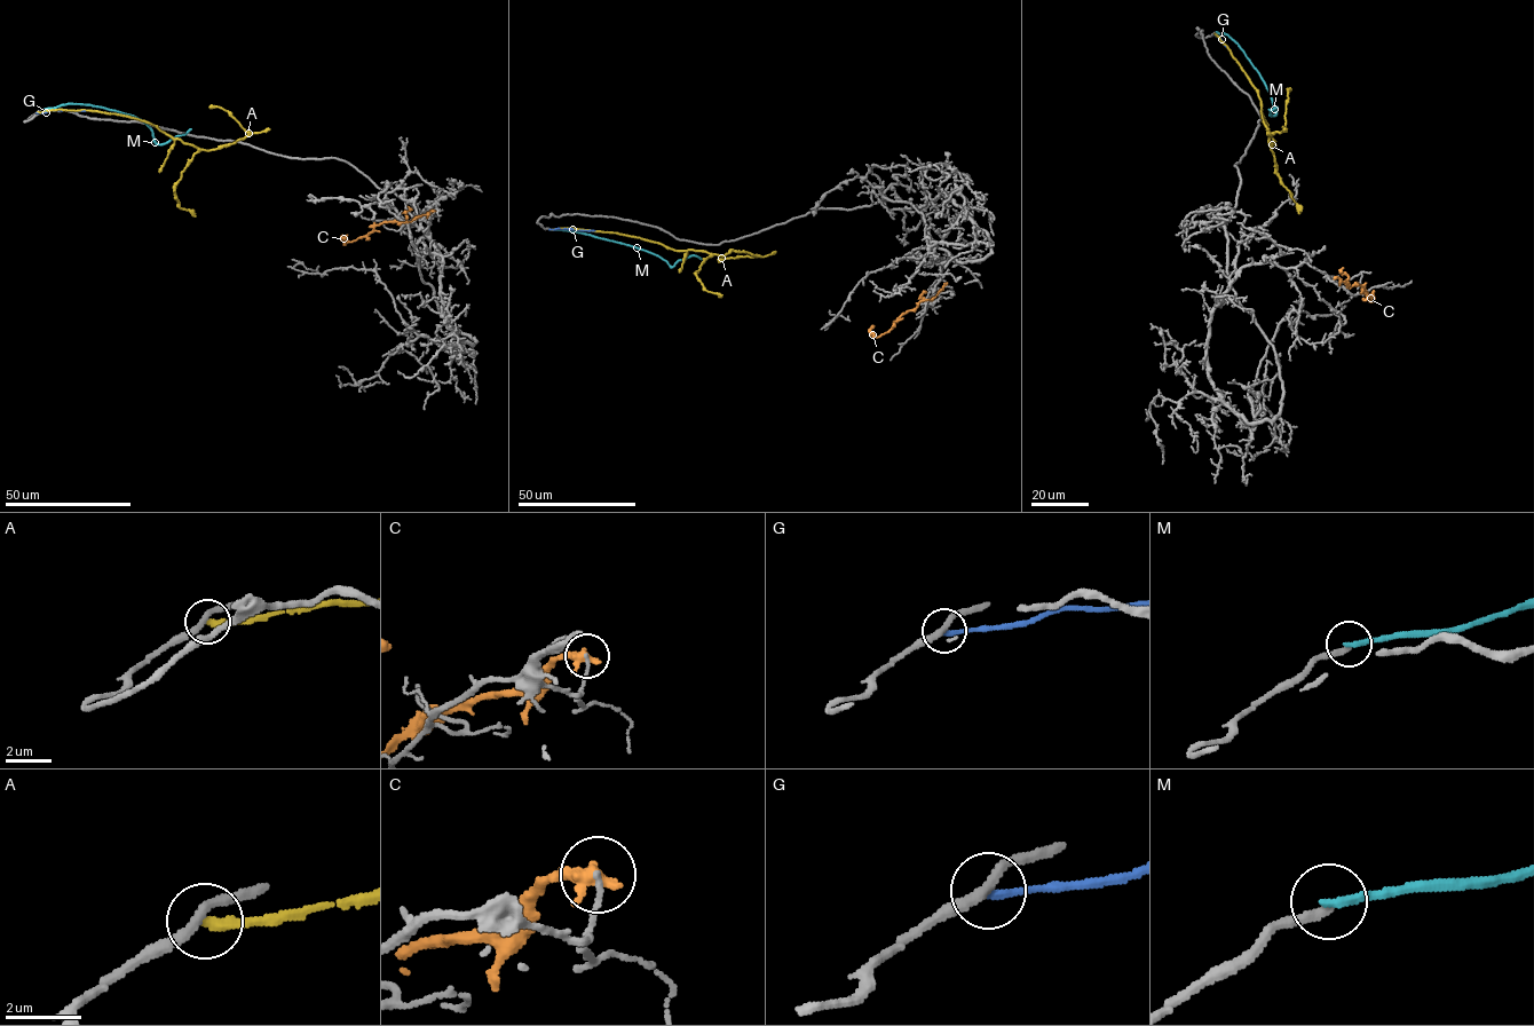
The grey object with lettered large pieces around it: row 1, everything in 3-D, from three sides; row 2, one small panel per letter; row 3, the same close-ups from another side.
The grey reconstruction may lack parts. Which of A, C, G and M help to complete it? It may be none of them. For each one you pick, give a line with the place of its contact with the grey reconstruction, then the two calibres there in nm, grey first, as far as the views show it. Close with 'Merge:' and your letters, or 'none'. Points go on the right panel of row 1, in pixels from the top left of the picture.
Merge: none

